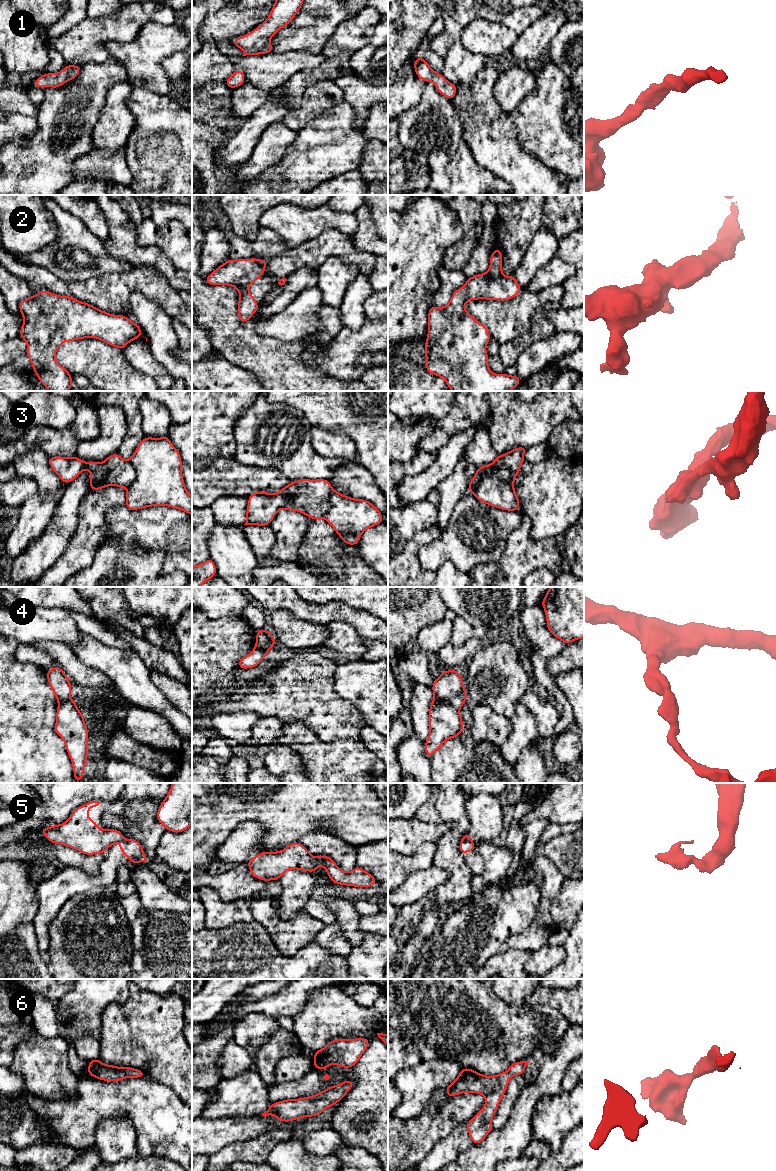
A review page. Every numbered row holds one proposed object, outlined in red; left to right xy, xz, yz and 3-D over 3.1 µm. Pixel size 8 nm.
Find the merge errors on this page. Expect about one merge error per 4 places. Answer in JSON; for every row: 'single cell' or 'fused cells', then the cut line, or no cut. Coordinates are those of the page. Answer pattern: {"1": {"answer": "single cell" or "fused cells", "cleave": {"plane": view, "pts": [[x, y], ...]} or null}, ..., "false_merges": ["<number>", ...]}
{"1": {"answer": "single cell", "cleave": null}, "2": {"answer": "single cell", "cleave": null}, "3": {"answer": "fused cells", "cleave": {"plane": "yz", "pts": [[511, 472], [509, 480], [502, 480], [487, 470], [473, 493]]}}, "4": {"answer": "fused cells", "cleave": {"plane": "yz", "pts": [[435, 696], [447, 700], [458, 709]]}}, "5": {"answer": "fused cells", "cleave": {"plane": "yz", "pts": [[462, 838], [471, 842]]}}, "6": {"answer": "single cell", "cleave": null}, "false_merges": ["3", "4", "5"]}

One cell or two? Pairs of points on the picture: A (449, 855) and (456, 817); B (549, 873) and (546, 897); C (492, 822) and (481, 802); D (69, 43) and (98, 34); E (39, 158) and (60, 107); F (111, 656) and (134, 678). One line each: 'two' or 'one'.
A: one
B: one
C: one
D: one
E: one
F: one

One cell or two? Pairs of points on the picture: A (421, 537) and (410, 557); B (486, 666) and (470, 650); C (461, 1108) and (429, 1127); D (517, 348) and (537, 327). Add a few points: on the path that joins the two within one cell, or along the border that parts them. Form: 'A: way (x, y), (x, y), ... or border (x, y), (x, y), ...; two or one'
A: way (416, 542), (410, 552); one
B: border (479, 647), (472, 655); two
C: way (453, 1111), (443, 1114), (437, 1120); one
D: way (522, 343), (533, 332); one

